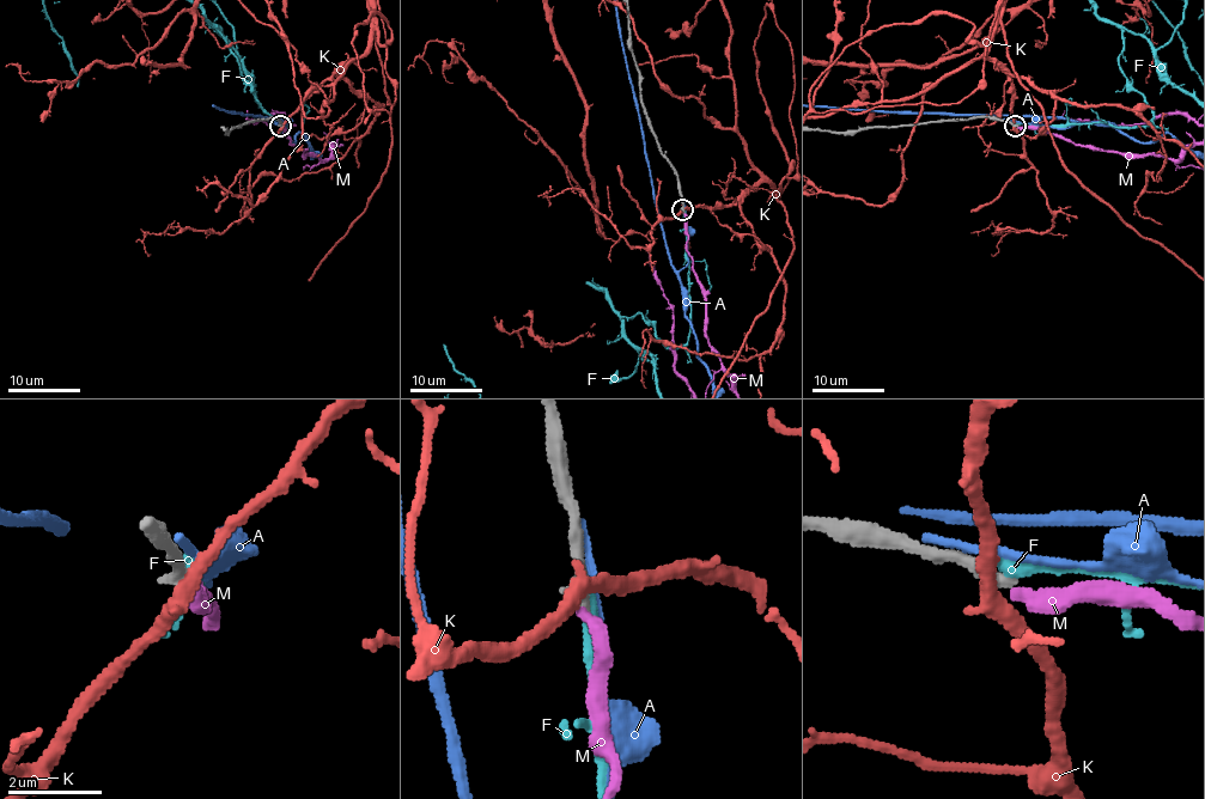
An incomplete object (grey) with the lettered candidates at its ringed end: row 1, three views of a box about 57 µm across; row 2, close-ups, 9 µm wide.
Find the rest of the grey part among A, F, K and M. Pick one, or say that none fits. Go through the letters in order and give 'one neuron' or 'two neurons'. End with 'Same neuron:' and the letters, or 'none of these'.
A: two neurons
F: two neurons
K: two neurons
M: two neurons
Same neuron: none of these

